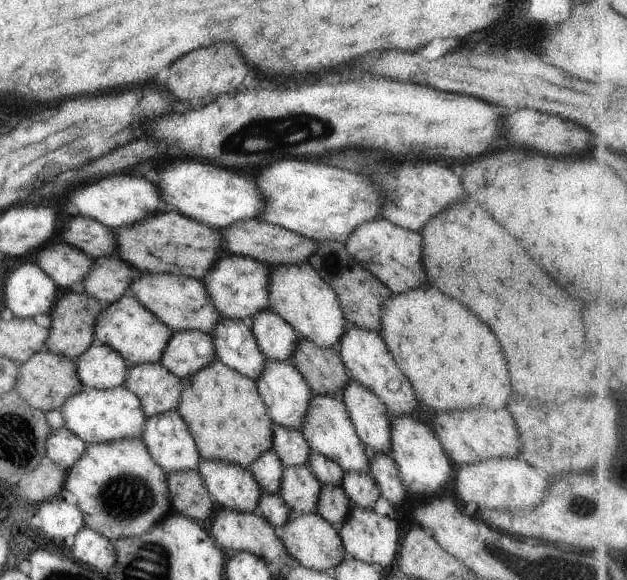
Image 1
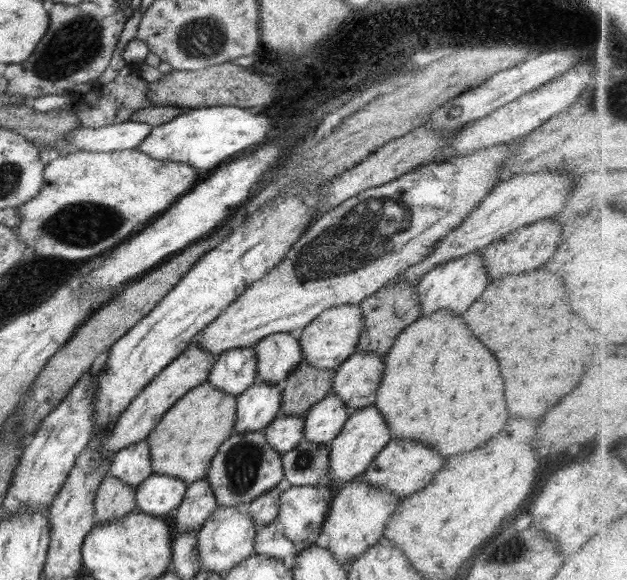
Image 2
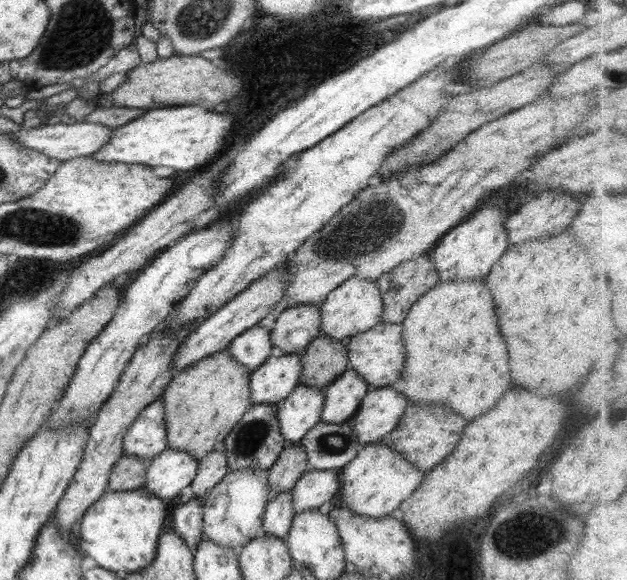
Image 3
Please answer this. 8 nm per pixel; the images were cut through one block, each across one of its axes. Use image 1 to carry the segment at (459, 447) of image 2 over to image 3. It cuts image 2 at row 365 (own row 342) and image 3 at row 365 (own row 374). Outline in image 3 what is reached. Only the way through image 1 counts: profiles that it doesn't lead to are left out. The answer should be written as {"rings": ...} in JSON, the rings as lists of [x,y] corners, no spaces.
{"rings":[[[469,280],[438,281],[428,292],[425,292],[416,304],[412,305],[408,316],[401,322],[402,344],[406,360],[401,378],[392,387],[404,392],[410,402],[434,404],[442,402],[464,418],[472,420],[498,402],[498,398],[510,388],[510,368],[508,368],[508,348],[498,328],[498,318],[494,310],[494,298],[486,283]]]}

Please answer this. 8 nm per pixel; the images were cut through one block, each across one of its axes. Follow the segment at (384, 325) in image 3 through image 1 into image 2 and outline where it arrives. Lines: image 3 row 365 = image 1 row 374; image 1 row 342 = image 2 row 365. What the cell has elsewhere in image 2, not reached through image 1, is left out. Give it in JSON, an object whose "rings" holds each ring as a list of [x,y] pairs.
{"rings":[[[356,351],[352,353],[335,370],[332,378],[332,392],[338,395],[350,410],[373,405],[383,377],[384,360],[385,356],[377,355],[375,352]]]}

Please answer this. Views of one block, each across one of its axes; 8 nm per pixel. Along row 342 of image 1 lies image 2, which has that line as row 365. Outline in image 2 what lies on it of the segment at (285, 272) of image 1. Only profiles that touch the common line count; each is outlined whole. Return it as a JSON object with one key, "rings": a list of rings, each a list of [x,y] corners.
{"rings":[[[342,304],[342,306],[334,306],[322,312],[316,320],[312,320],[302,329],[302,336],[298,338],[300,350],[303,352],[303,361],[322,370],[338,369],[339,365],[356,352],[362,328],[364,328],[364,320],[362,320],[362,310],[359,305]]]}

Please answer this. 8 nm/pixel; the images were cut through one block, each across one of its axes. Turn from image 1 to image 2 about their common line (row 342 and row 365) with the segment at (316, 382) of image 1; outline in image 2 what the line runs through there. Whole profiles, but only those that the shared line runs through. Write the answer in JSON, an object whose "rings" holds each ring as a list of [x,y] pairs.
{"rings":[[[302,361],[297,368],[279,384],[282,393],[280,414],[304,416],[311,406],[332,392],[335,370],[314,368]]]}

